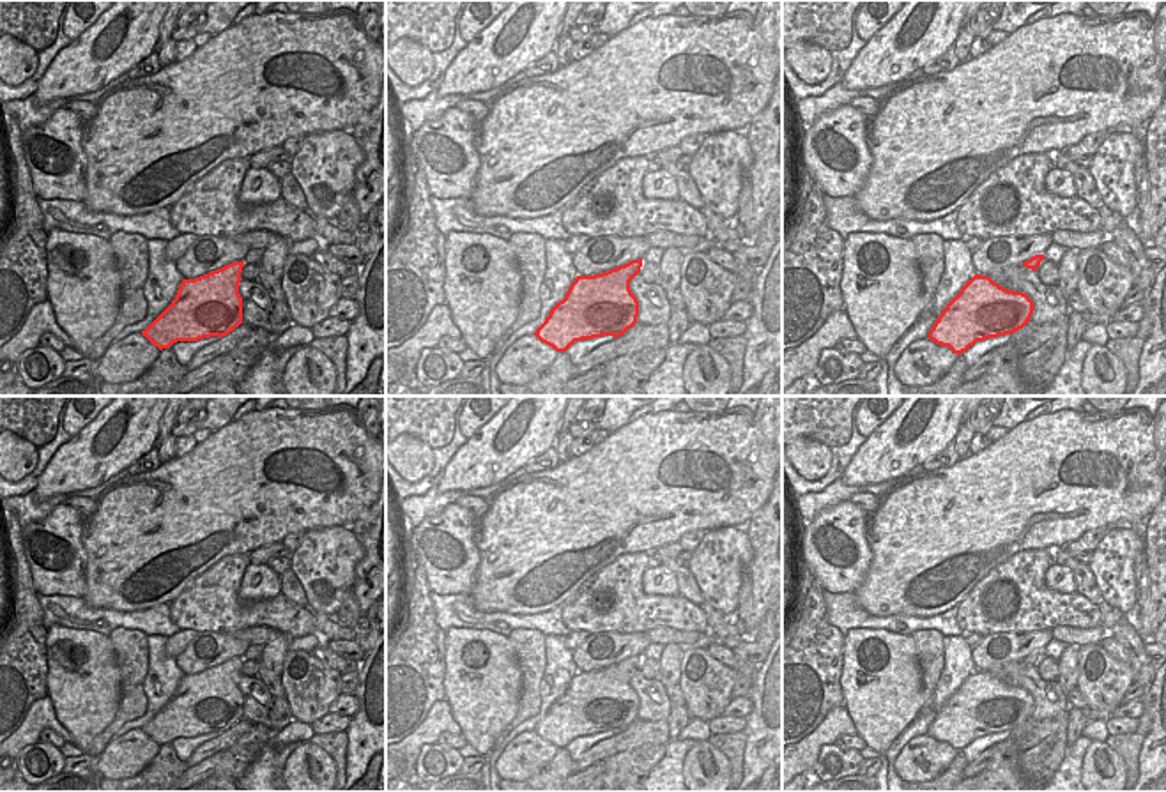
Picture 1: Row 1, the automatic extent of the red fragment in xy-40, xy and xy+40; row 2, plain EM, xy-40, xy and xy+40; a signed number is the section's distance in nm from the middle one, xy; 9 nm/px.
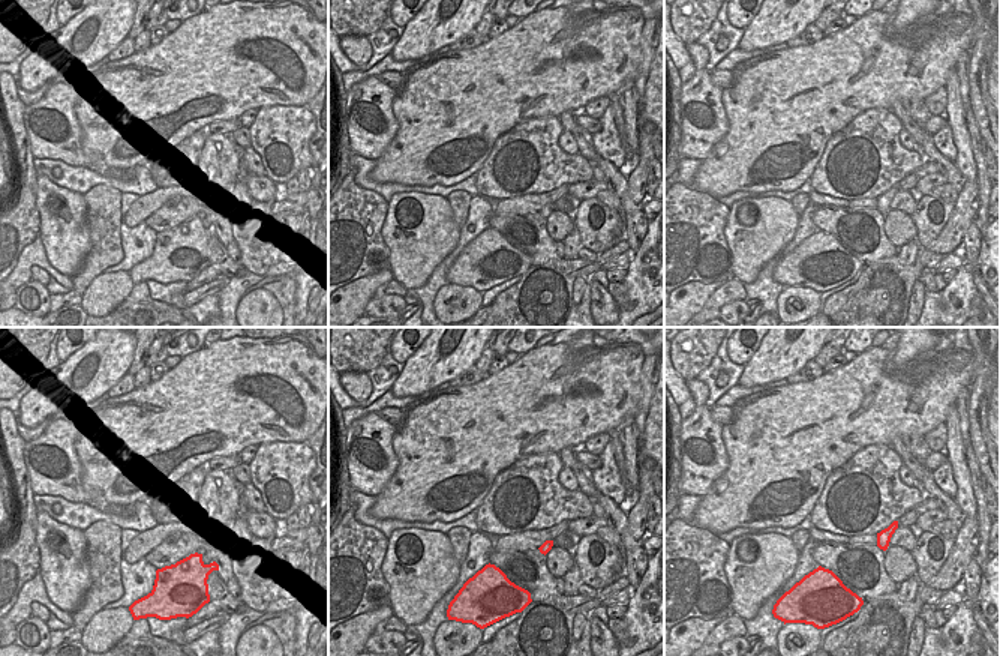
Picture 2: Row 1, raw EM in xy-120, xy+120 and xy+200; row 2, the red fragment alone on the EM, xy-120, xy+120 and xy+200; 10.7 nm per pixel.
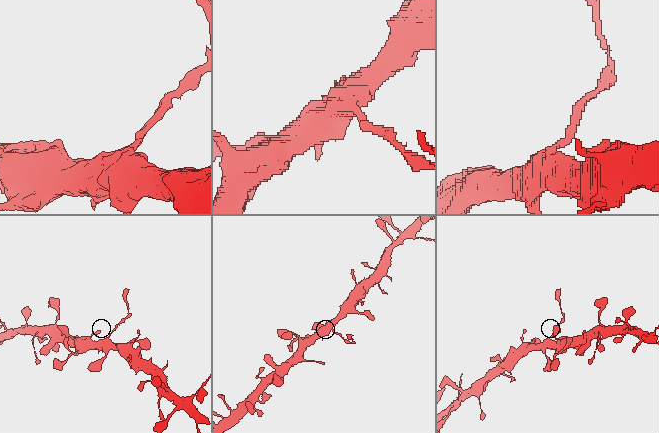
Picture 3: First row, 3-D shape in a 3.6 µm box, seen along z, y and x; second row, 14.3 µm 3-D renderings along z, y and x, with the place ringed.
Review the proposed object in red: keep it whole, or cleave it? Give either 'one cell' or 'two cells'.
two cells

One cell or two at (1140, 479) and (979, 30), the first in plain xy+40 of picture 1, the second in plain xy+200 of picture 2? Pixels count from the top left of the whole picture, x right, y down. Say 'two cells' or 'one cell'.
two cells

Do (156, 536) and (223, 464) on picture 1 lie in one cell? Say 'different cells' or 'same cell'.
same cell

